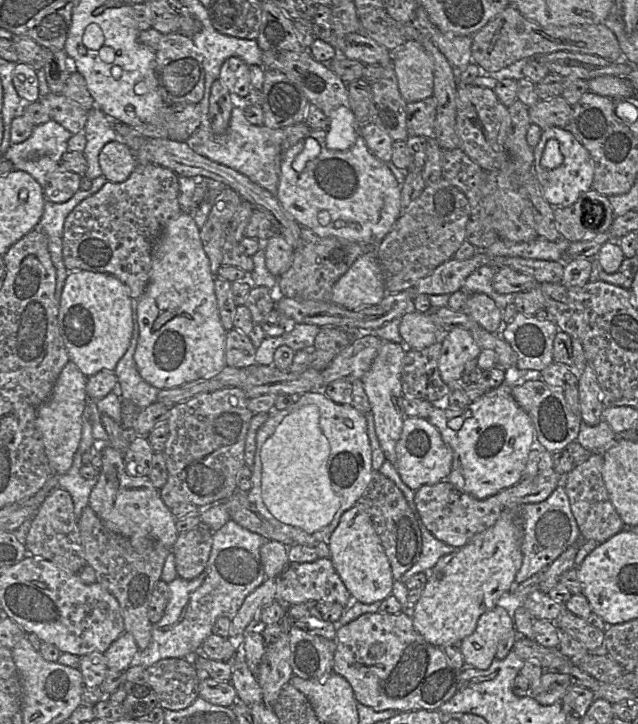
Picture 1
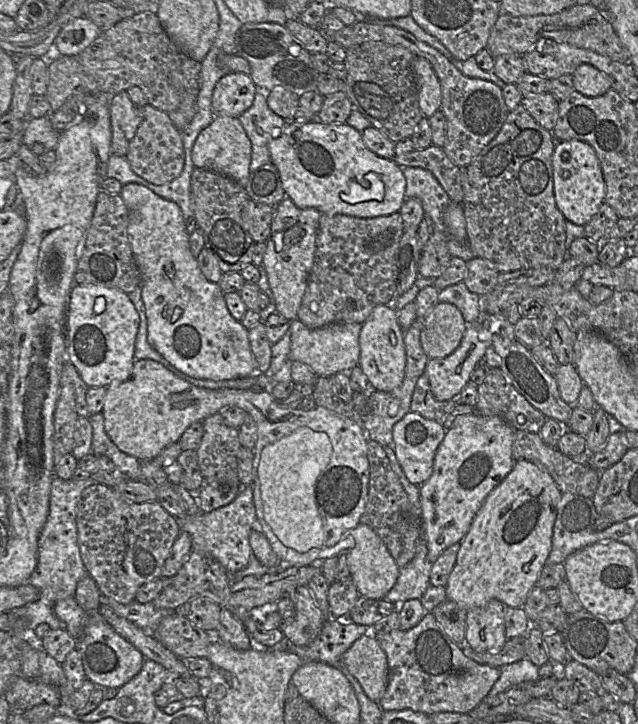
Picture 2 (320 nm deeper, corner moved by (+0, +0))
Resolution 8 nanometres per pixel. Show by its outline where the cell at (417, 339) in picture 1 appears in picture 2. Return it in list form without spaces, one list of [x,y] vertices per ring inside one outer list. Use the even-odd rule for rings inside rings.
[[[450,303],[436,304],[424,317],[420,343],[429,359],[445,358],[459,346],[467,323]]]

